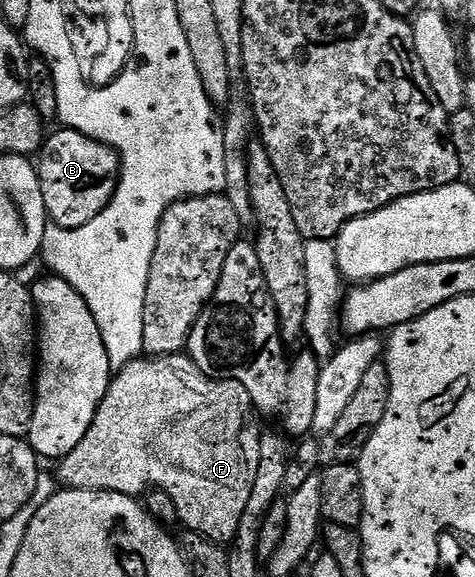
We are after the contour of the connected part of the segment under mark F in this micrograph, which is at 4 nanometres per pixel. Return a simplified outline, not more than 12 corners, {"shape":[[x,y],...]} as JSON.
{"shape":[[189,355],[113,373],[57,465],[70,490],[157,490],[229,545],[260,413]]}

